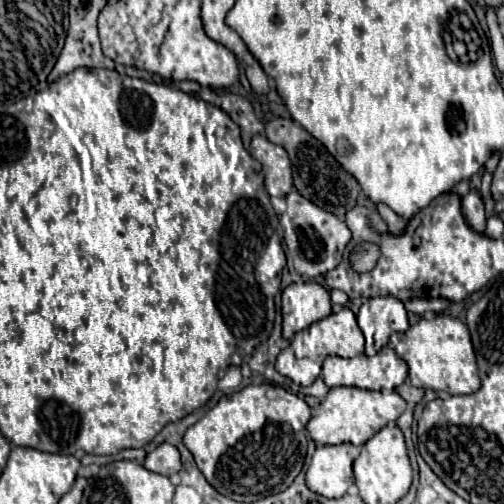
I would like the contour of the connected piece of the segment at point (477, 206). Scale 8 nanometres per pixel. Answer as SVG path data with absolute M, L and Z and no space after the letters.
M470 190L462 198L462 212L464 212L466 222L476 232L484 232L484 228L486 228L486 216L484 216L484 202L482 202L480 190Z

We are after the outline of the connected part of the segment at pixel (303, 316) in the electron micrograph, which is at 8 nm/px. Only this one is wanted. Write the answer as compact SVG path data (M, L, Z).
M316 282L290 284L282 292L282 338L290 340L302 328L326 318L332 312L330 294Z

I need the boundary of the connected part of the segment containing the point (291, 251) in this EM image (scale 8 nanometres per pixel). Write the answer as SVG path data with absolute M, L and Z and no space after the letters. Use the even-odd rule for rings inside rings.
M292 190L286 196L286 202L288 202L288 210L280 216L280 226L284 228L284 242L288 246L288 256L292 258L296 272L304 280L310 280L310 278L322 276L328 270L336 268L342 260L344 246L348 244L348 240L352 236L350 230L346 228L346 224L340 218L336 218L334 214L330 214L330 212L318 208L316 204L312 204L310 200L302 198L296 190Z

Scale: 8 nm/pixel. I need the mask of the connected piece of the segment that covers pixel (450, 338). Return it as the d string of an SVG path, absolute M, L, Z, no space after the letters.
M436 314L430 320L420 318L406 332L396 332L390 338L390 346L396 350L400 358L406 360L408 378L418 388L430 388L436 392L444 390L448 394L472 394L480 388L476 354L470 340L470 332L466 324L458 318L446 314Z

